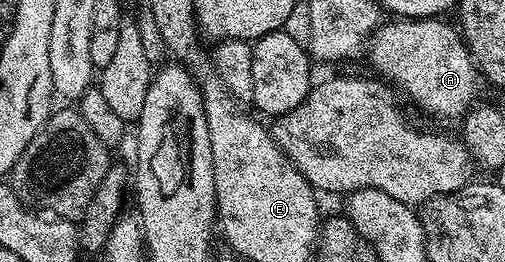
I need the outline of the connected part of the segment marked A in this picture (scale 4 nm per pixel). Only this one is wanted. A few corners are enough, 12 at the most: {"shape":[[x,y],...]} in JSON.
{"shape":[[446,19],[370,34],[373,72],[434,117],[465,117],[480,74]]}

